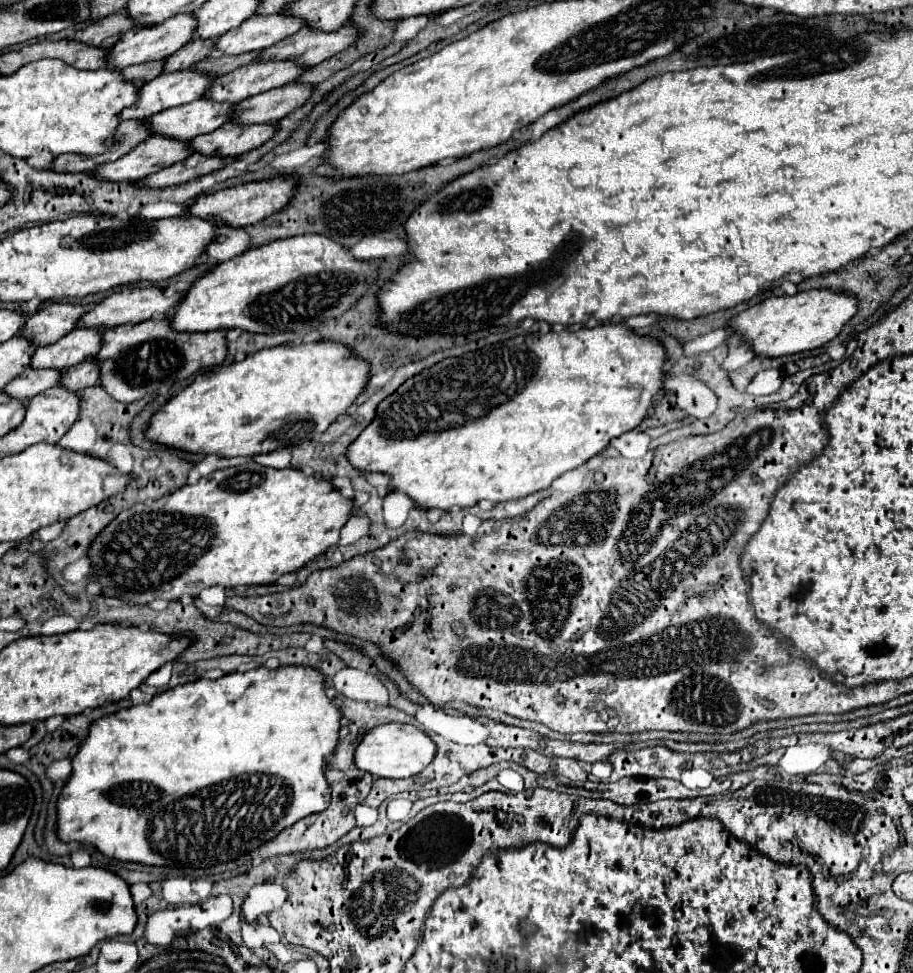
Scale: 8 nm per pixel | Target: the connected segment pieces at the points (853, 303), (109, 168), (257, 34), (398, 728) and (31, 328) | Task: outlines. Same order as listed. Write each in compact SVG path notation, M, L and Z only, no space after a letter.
M807 290L797 292L795 296L779 296L779 298L767 298L761 304L741 312L735 316L729 326L737 330L737 334L745 336L757 356L787 356L797 354L805 350L813 350L819 346L825 346L833 338L837 338L845 324L851 322L851 318L859 310L859 300L855 296L837 292L837 290Z
M157 134L157 138L147 138L123 158L99 166L93 174L101 180L113 182L141 180L157 170L163 170L165 166L171 166L173 162L183 162L187 156L189 150L185 150L185 142L173 142L173 138L161 138Z
M269 14L269 16L251 16L239 28L223 34L215 50L223 50L225 54L243 54L251 50L269 48L301 30L305 20L293 18L291 14Z
M391 722L391 724L377 726L363 738L361 746L357 746L357 752L355 752L355 764L361 770L371 772L373 776L379 776L379 778L411 778L411 776L417 776L433 762L435 752L437 752L437 746L423 730L415 728L413 724Z
M45 304L35 316L31 316L25 322L25 328L21 334L29 336L37 346L47 346L57 342L59 338L63 338L65 334L69 334L69 330L77 328L77 318L81 318L81 314L85 314L87 306L81 304Z

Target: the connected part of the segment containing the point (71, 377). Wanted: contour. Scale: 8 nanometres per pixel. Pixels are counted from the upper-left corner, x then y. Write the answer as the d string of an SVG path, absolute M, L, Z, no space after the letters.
M81 362L63 372L61 386L67 386L69 390L85 390L89 386L95 386L99 376L101 372L97 370L97 362Z

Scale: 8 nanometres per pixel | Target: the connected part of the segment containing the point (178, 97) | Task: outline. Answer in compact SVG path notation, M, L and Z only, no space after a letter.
M177 70L177 72L163 72L161 76L147 82L141 92L139 100L121 112L121 120L127 118L149 118L161 110L175 108L205 96L205 90L213 84L215 76L211 72L199 70Z

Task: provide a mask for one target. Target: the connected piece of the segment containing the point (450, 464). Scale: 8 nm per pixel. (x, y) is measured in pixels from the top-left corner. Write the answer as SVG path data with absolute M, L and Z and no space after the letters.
M625 322L617 324L599 324L595 328L581 328L577 332L563 330L563 332L547 332L545 336L541 332L515 336L513 340L497 342L491 346L485 346L475 352L467 352L457 358L445 358L443 362L423 370L421 374L409 378L403 386L399 386L397 392L387 396L379 408L375 420L361 432L361 436L347 448L349 462L363 470L363 472L383 472L391 476L391 488L405 492L413 502L417 502L423 508L439 508L439 510L451 510L451 508L469 508L475 506L481 500L491 502L505 502L529 496L533 492L545 490L551 486L555 478L561 474L579 468L589 458L597 456L603 448L609 446L613 438L619 438L621 434L637 428L645 418L649 408L655 404L653 396L657 396L663 390L665 382L665 346L657 342L653 336L639 336L635 334Z

